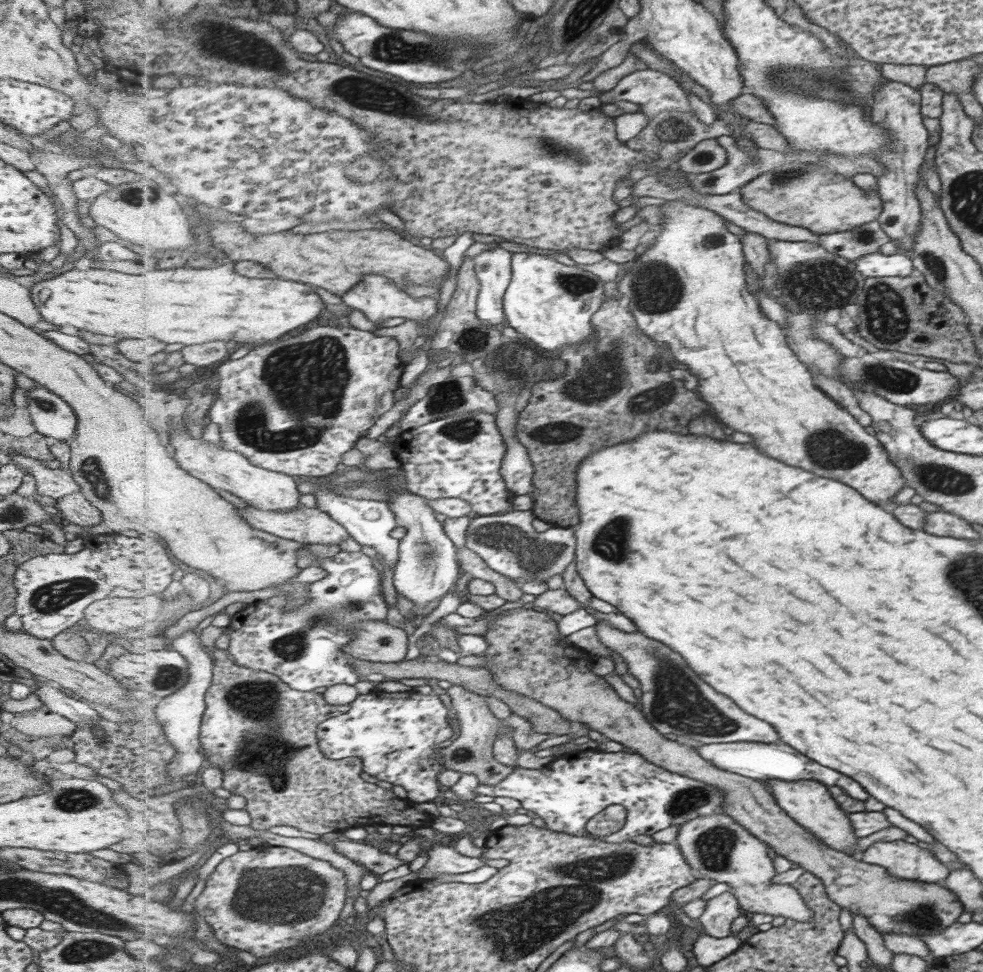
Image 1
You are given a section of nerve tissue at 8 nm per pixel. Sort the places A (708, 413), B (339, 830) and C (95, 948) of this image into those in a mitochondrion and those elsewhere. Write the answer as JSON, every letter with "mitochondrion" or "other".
{"A":"other","B":"other","C":"mitochondrion"}

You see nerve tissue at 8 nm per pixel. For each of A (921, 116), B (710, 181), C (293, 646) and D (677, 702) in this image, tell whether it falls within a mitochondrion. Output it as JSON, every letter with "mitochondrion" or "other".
{"A":"other","B":"other","C":"mitochondrion","D":"mitochondrion"}

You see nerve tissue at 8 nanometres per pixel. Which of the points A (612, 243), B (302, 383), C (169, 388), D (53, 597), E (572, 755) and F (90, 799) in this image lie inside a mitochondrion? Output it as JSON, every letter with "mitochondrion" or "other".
{"A":"other","B":"mitochondrion","C":"other","D":"mitochondrion","E":"other","F":"mitochondrion"}

